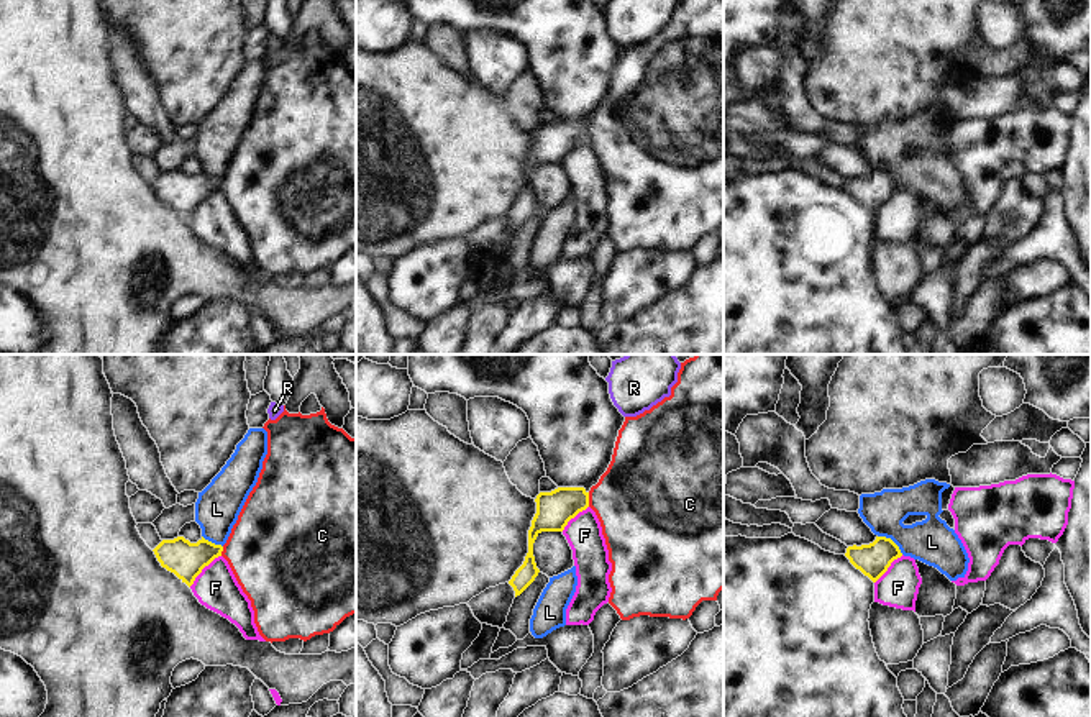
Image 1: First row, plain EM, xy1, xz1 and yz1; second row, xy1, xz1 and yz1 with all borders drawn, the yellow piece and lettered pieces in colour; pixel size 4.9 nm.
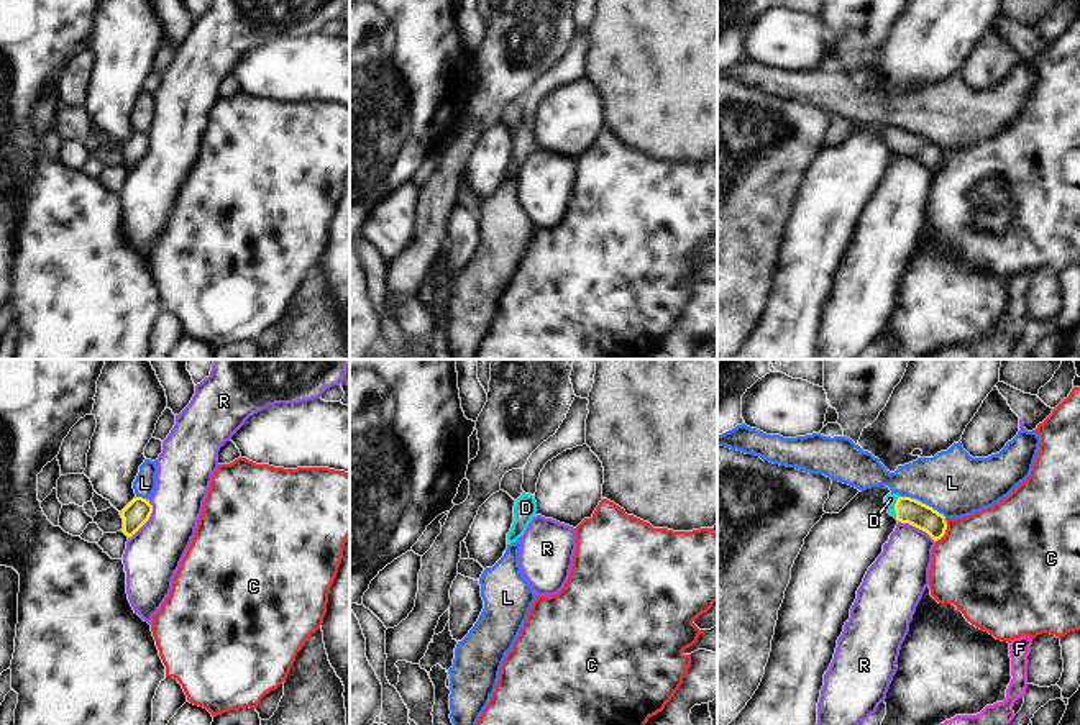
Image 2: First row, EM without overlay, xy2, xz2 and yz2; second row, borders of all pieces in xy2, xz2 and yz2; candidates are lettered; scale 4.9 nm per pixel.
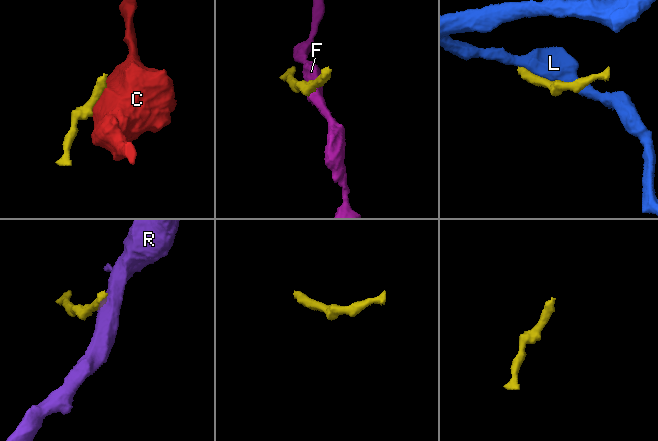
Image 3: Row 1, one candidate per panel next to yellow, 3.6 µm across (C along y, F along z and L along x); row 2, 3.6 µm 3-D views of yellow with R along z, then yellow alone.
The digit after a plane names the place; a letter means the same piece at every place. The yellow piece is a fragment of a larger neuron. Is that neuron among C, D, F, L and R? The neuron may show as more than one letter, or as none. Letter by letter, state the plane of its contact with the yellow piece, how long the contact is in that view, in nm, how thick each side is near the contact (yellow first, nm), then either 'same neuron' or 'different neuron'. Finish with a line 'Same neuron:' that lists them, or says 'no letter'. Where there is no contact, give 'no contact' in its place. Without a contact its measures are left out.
C: meets yellow in yz2; contact 130 nm long; 130 nm thick on the yellow side, 480 nm on the other; different neuron
D: meets yellow in yz2; contact 110 nm long; 130 nm thick on the yellow side, 60 nm on the other; same neuron
F: meets yellow in xy1; contact 220 nm long; 180 nm thick on the yellow side, 200 nm on the other; different neuron
L: meets yellow in yz2; contact 240 nm long; 130 nm thick on the yellow side, 320 nm on the other; different neuron
R: meets yellow in xy2; contact 220 nm long; 120 nm thick on the yellow side, 280 nm on the other; different neuron
Same neuron: D

